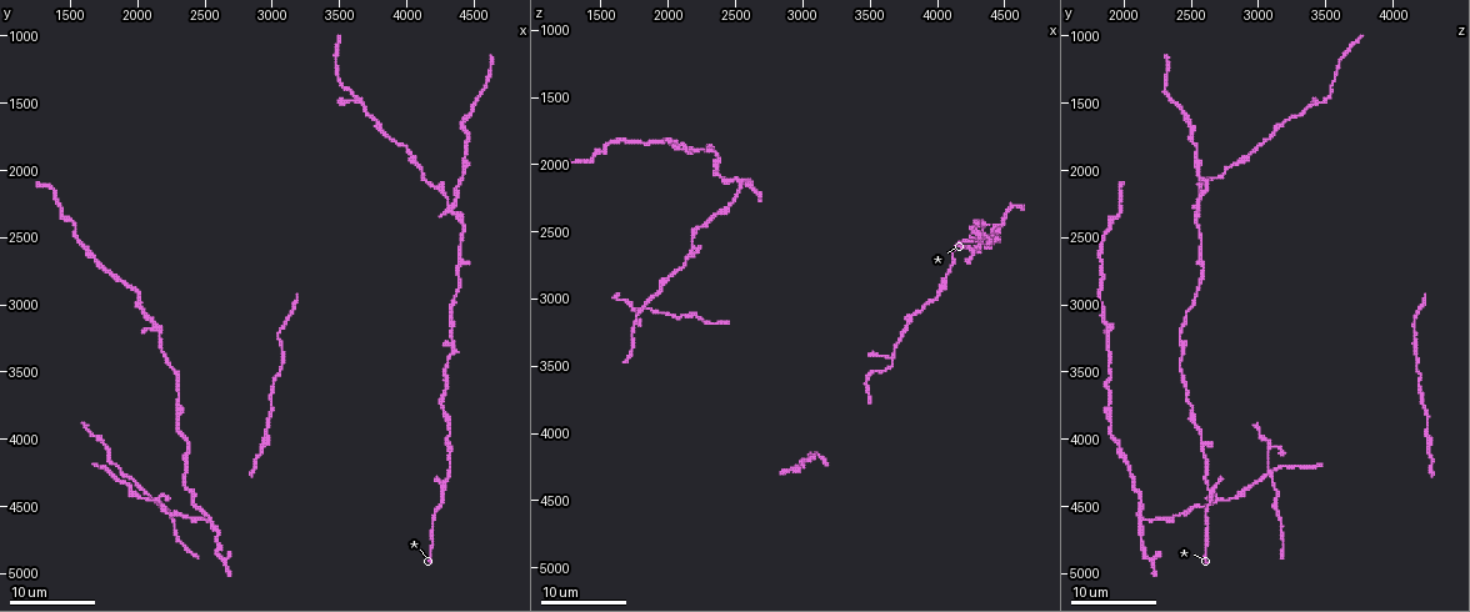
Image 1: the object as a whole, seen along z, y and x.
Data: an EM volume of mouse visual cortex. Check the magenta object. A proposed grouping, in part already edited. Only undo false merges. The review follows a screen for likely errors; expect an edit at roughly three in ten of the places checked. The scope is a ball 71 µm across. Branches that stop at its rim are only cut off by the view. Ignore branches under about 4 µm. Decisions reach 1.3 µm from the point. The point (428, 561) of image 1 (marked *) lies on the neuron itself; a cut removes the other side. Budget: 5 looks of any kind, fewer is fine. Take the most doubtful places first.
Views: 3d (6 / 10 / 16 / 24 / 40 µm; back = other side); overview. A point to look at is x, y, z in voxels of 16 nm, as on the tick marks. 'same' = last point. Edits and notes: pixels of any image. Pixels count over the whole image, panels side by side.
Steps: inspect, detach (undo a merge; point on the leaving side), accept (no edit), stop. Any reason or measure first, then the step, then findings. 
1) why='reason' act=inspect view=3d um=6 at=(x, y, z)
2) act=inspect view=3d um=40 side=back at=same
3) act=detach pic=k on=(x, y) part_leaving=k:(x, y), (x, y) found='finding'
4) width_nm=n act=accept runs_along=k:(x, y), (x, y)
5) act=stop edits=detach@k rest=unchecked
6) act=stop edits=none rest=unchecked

why='thin arm on a thick one' act=inspect view=3d um=10 at=(4340, 2260, 2540)

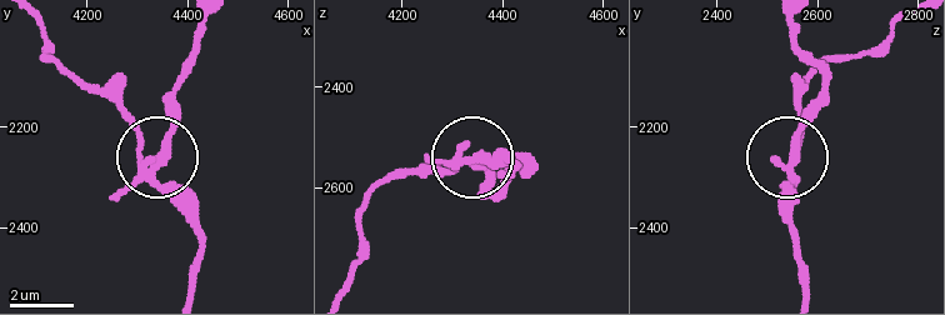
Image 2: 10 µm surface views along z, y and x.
act=inspect view=3d um=10 side=back at=(4325, 2275, 2530)

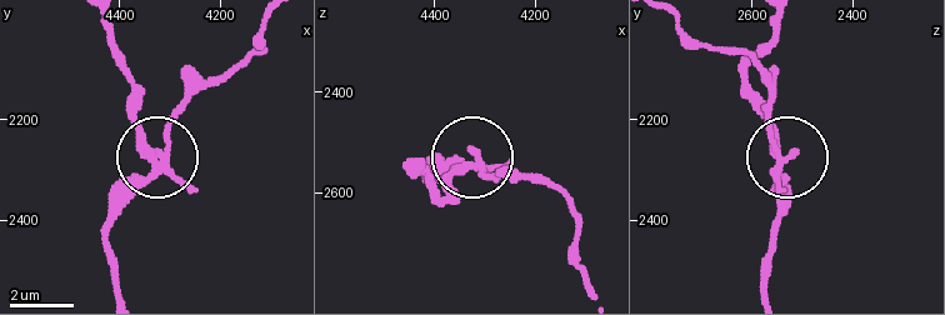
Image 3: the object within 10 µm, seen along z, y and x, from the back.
width_nm=250 act=detach pic=3 on=(173, 121) part_leaving=3:(780, 165), (764, 71), (748, 58), (699, 44), (675, 23) found='a second neuron is stuck on'

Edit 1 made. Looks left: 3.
why='a fork' act=inspect view=3d um=16 at=(2540, 4600, 2160)

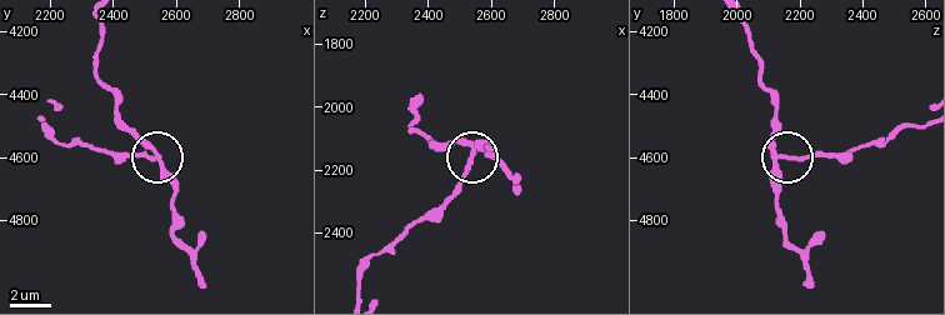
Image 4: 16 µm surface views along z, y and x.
arms=3 act=detach pic=4 on=(463, 176) found='a second neuron is stuck on'

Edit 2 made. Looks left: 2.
why='branch point' act=inspect view=3d um=10 at=(4280, 4380, 2640)

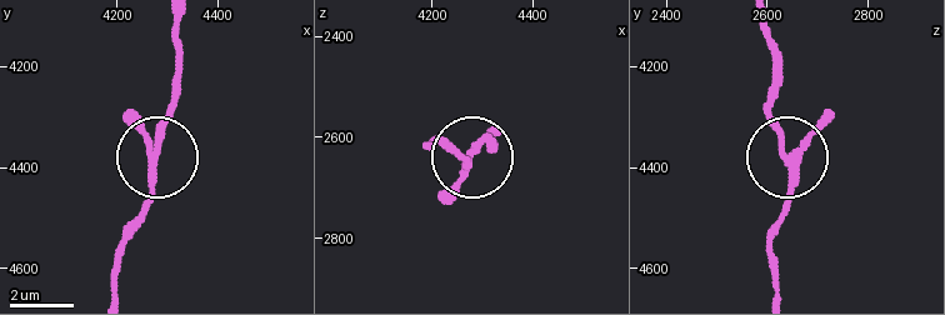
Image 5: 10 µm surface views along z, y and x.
arms=3 act=accept runs_along=5:(114, 293), (121, 235), (146, 195), (178, 61) found='continuous, no second neuron'

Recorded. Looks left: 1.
act=stop edits=detach@3,detach@4 rest=unchecked

